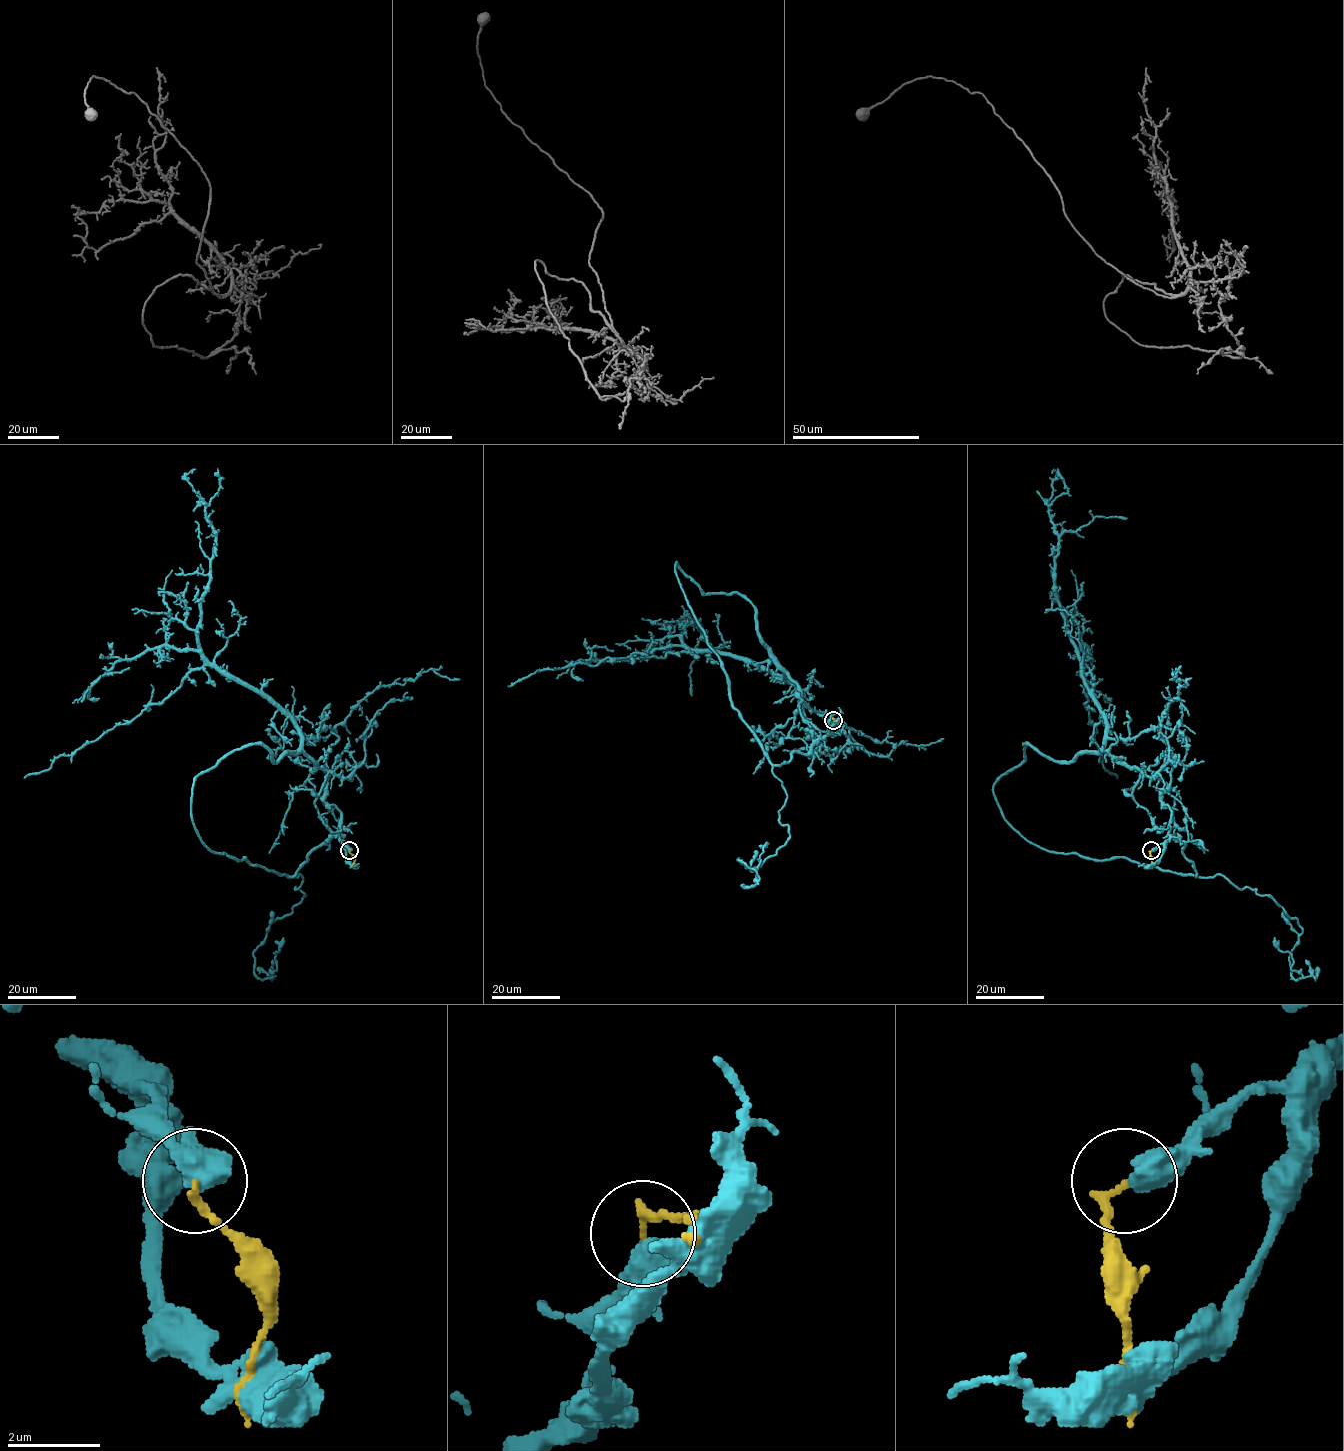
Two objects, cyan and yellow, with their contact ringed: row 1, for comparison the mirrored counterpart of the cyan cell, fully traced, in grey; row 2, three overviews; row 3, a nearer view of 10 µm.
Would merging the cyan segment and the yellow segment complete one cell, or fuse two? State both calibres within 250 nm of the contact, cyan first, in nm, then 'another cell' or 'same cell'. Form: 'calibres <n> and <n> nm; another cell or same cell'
calibres 700 and 180 nm; another cell

